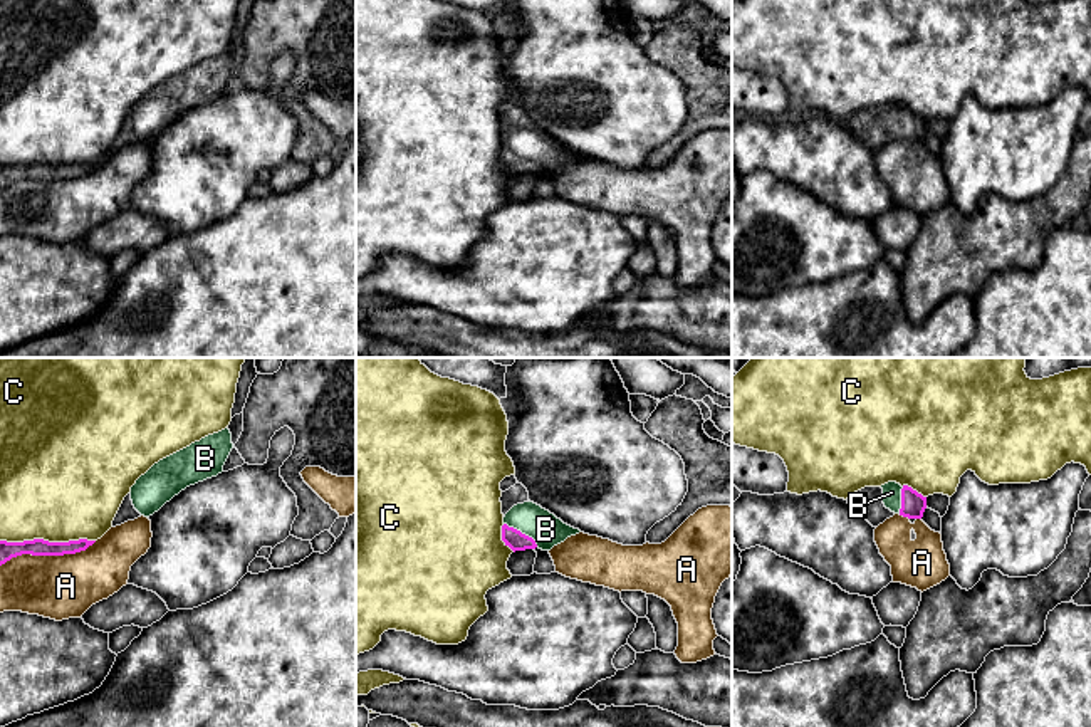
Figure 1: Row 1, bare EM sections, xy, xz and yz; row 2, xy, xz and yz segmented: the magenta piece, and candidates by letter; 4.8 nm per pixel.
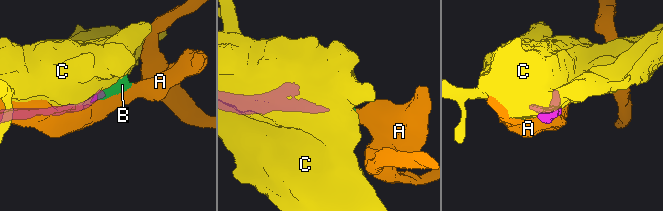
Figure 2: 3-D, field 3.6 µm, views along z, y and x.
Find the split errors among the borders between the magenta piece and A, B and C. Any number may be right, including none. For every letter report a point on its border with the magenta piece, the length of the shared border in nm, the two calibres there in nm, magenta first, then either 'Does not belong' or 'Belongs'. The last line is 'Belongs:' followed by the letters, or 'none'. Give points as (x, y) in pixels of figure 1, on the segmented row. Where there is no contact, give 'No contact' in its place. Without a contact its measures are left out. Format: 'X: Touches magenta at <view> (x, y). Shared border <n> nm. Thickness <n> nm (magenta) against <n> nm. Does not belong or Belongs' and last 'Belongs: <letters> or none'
A: Touches magenta at xy (47, 554). Shared border 480 nm. Thickness 80 nm (magenta) against 300 nm. Does not belong
B: Touches magenta at xz (521, 533). Shared border 200 nm. Thickness 90 nm (magenta) against 160 nm. Belongs
C: Touches magenta at xy (47, 541). Shared border 460 nm. Thickness 80 nm (magenta) against 480 nm. Does not belong
Belongs: B

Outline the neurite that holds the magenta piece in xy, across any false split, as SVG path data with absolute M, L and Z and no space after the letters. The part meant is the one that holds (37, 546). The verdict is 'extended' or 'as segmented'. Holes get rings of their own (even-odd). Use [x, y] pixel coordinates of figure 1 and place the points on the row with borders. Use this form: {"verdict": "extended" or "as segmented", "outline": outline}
{"verdict": "as segmented", "outline": "M44 539L23 541L23 542L7 542L0 541L0 566L10 561L12 557L22 554L32 556L64 556L86 551L96 541L79 539L69 542L49 542Z"}

